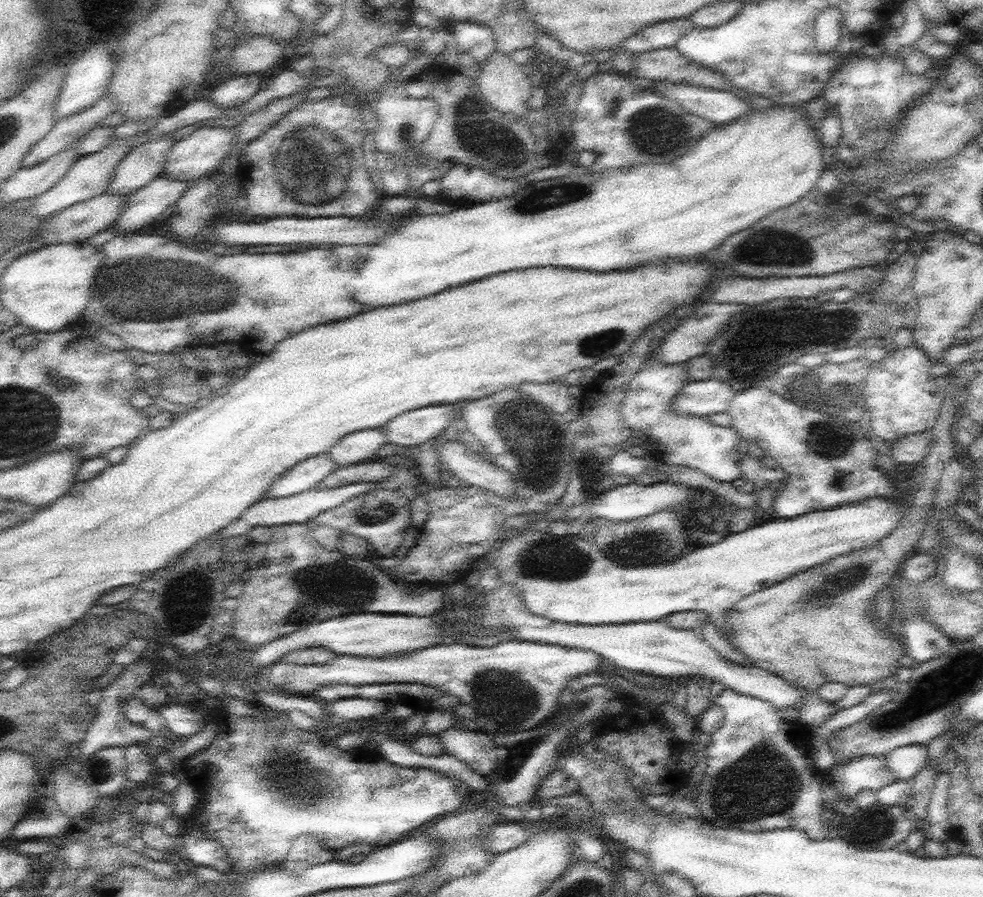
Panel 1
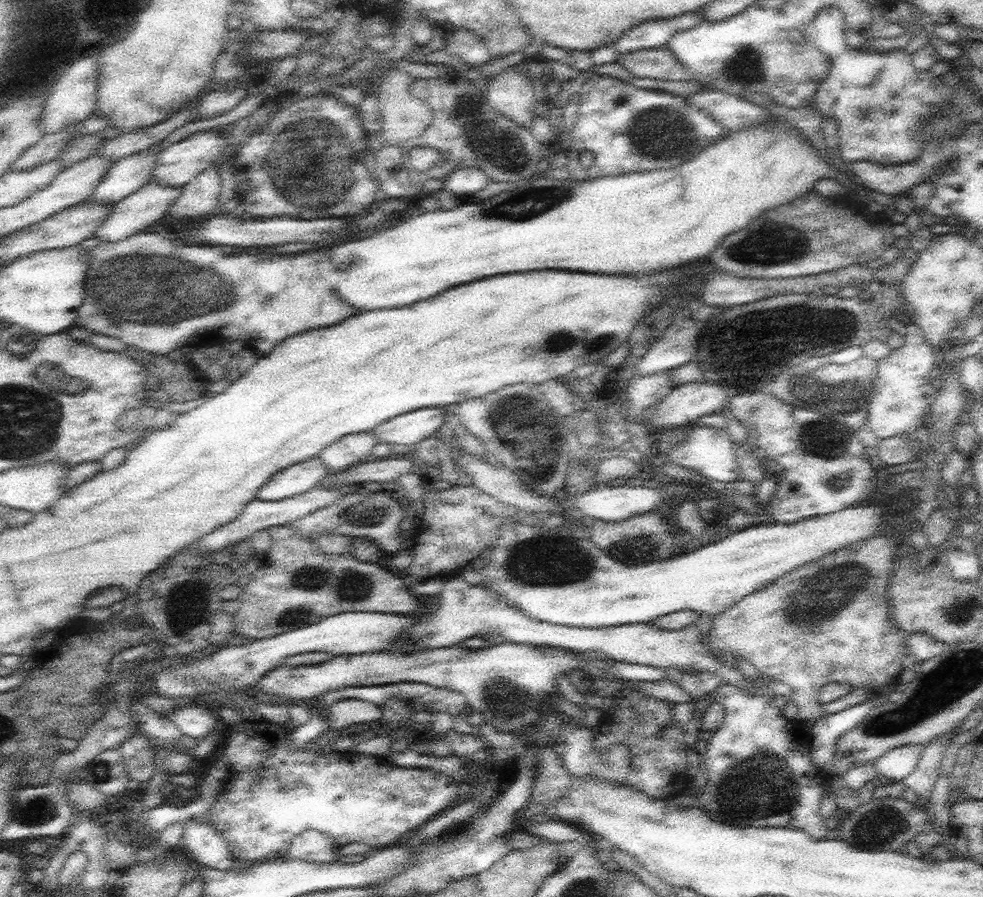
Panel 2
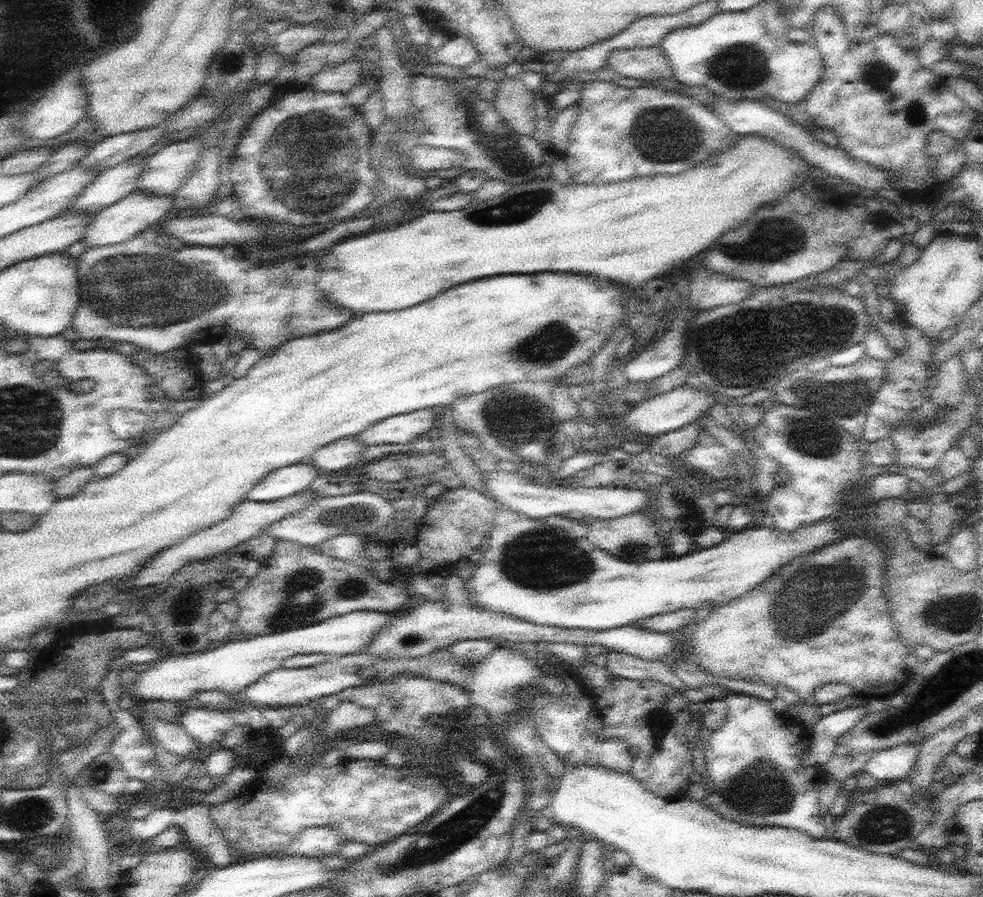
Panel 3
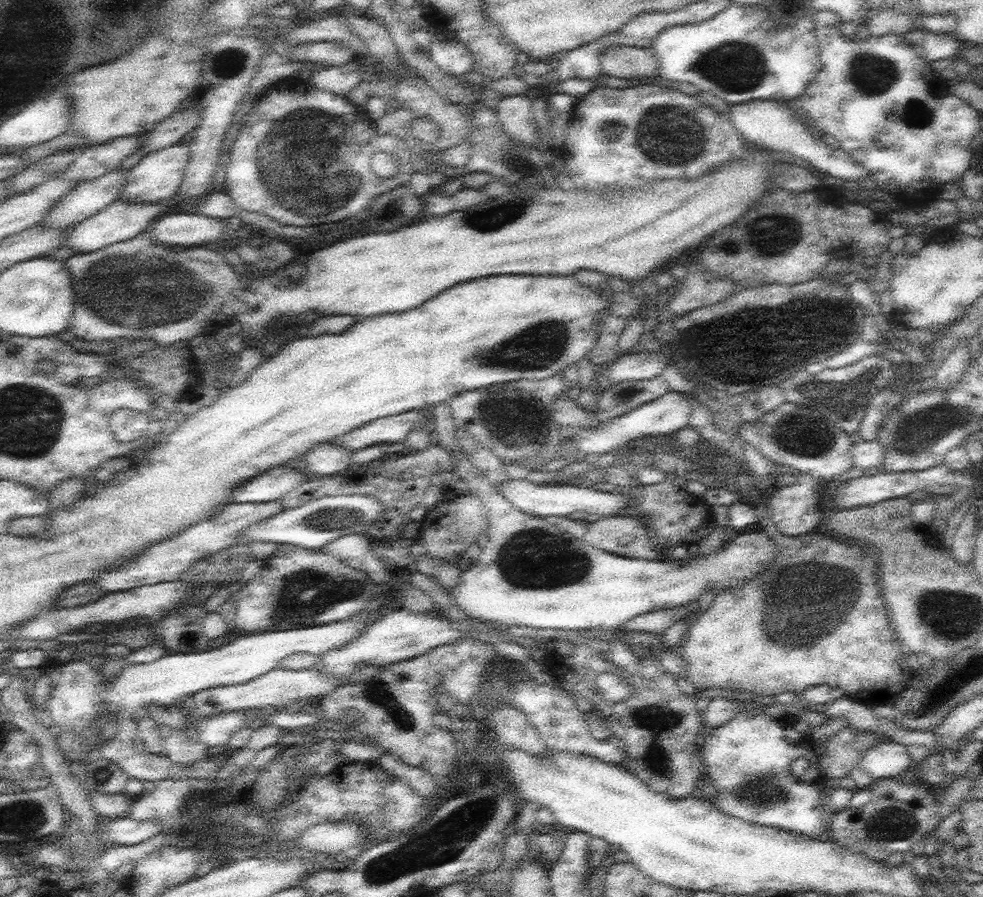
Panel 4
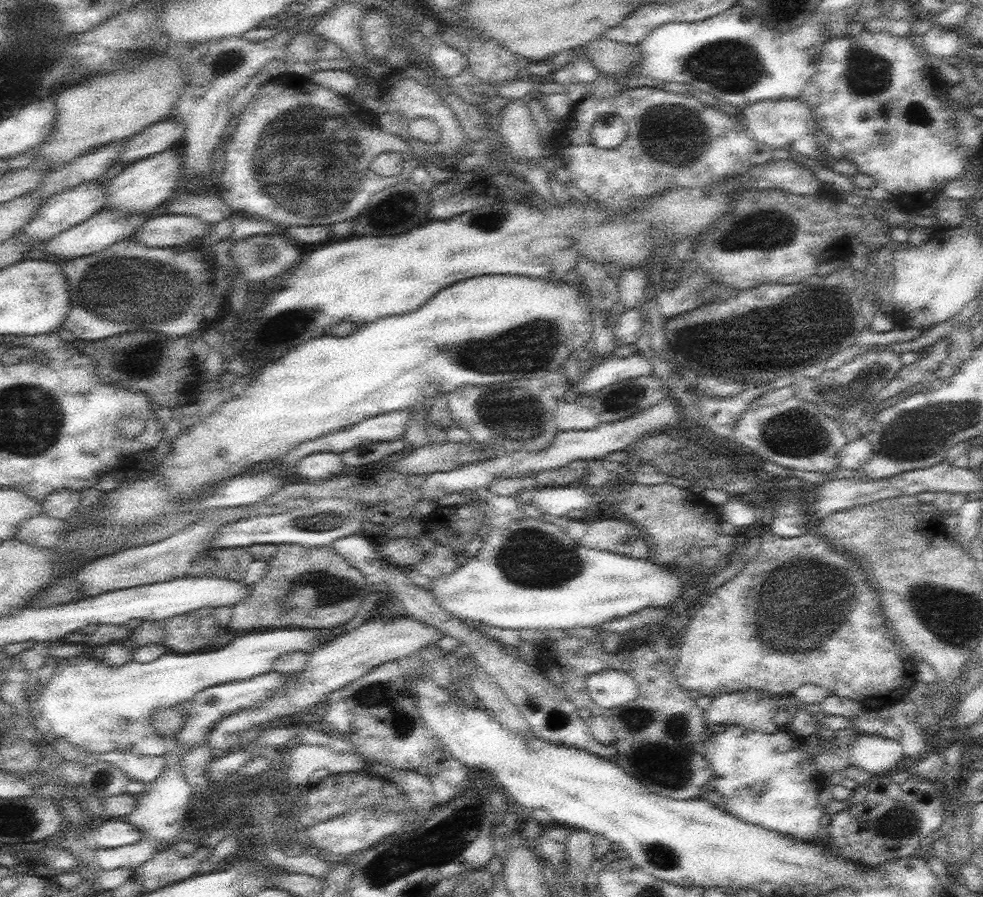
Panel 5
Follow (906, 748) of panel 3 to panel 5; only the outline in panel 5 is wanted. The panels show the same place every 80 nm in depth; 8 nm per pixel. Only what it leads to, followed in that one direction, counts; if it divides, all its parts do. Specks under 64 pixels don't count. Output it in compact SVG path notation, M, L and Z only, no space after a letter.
M858 733L849 746L852 765L867 770L871 775L886 775L905 758L900 740Z

